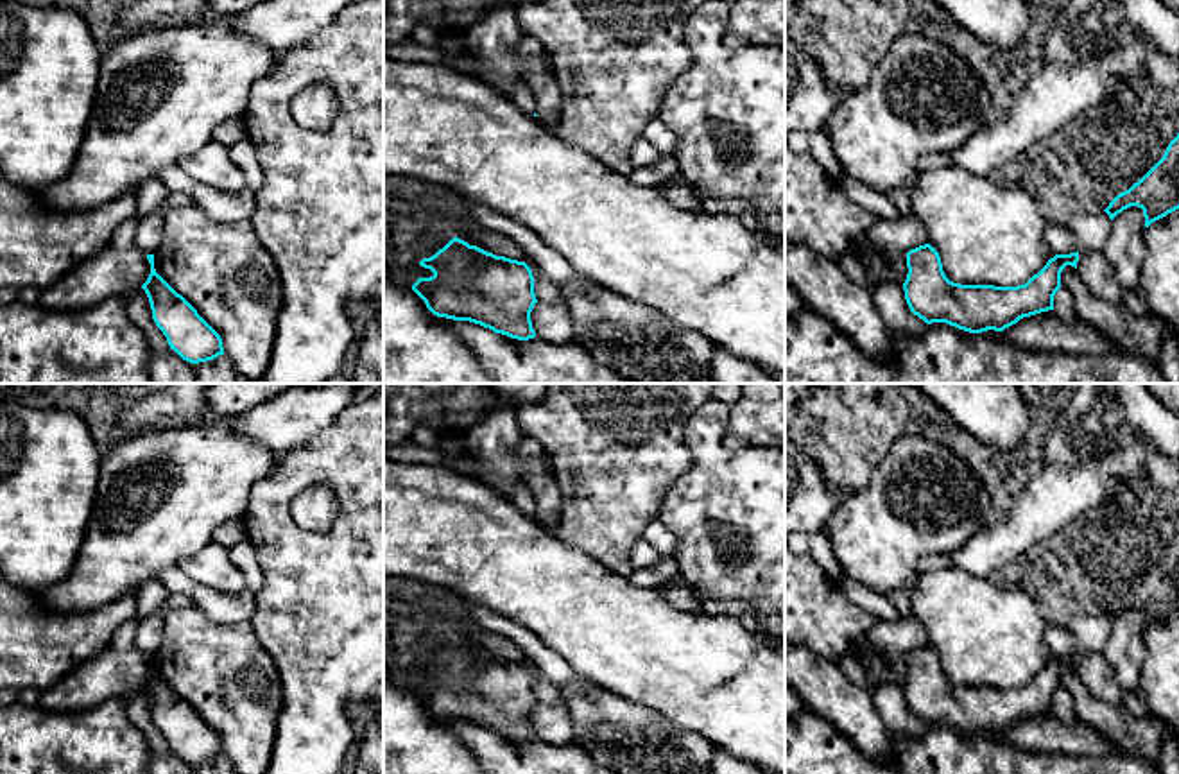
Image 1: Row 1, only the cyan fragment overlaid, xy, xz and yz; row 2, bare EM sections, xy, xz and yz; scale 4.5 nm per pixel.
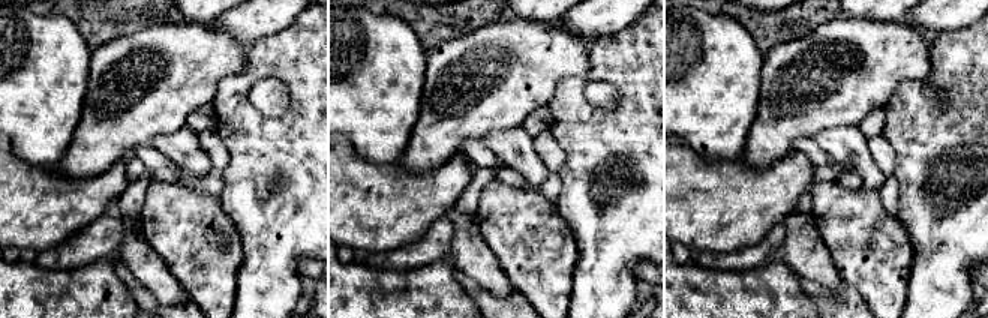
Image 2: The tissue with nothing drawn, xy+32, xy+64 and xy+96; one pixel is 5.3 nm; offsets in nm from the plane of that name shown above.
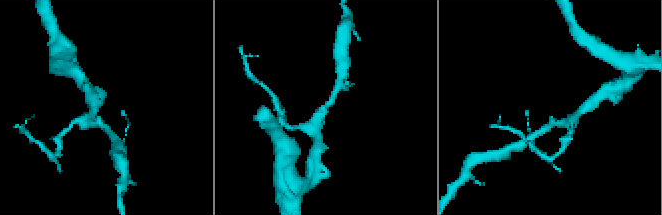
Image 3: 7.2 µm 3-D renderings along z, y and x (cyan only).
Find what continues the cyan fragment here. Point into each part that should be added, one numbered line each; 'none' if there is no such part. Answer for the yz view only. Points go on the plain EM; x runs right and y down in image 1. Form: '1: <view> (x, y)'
none

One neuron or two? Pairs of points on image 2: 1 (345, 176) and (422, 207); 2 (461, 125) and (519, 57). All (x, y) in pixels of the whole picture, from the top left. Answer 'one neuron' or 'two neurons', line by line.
1: one neuron
2: one neuron

